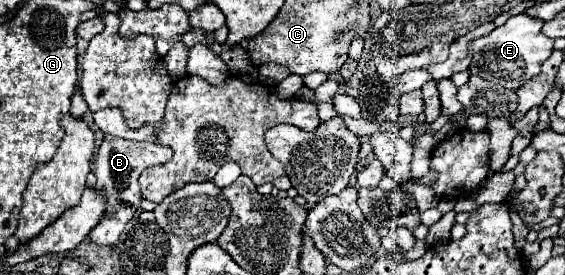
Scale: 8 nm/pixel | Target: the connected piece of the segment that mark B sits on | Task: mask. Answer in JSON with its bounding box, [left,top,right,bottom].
[90,135,172,247]

